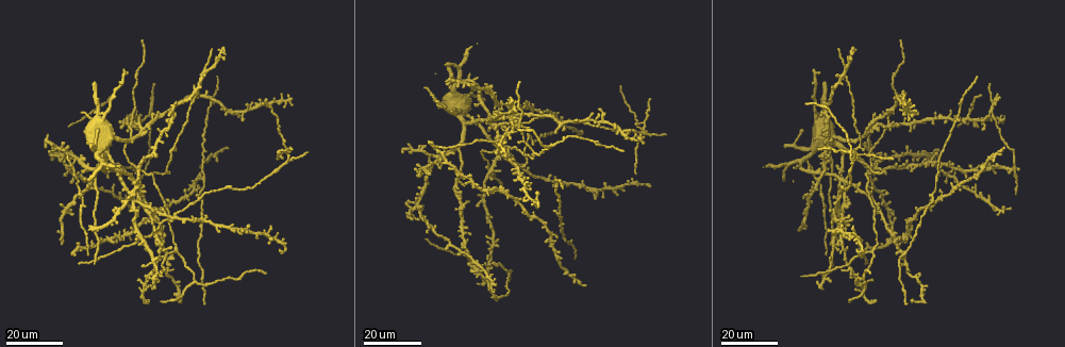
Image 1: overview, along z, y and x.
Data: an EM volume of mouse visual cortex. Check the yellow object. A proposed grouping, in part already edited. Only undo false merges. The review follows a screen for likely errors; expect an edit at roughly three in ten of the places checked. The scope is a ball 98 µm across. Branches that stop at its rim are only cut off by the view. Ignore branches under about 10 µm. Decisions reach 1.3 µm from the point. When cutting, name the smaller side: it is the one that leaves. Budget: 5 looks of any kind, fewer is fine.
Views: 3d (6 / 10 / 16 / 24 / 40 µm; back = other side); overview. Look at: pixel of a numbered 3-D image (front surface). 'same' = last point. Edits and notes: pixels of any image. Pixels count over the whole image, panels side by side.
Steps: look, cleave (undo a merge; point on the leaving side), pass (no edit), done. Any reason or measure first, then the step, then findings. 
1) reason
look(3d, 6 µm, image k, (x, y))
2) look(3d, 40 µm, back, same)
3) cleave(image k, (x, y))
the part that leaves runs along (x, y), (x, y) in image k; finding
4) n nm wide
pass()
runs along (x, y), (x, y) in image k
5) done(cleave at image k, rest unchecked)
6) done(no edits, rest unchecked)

four or more arms meet
look(3d, 24 µm, image 1, (941, 196))

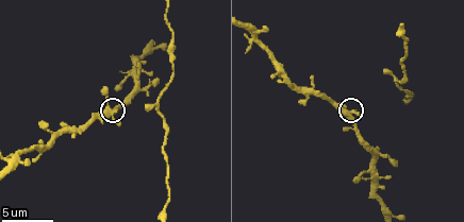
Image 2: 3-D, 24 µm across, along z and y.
zoom in
look(3d, 10 µm, image 2, (111, 112))

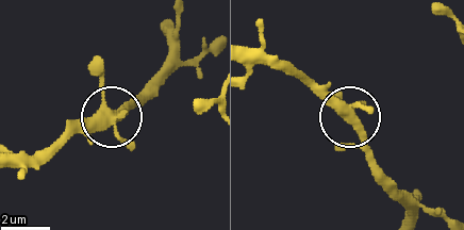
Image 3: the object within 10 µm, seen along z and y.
pass()
continuous, no second cell

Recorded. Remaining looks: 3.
four arms meet
look(3d, 24 µm, image 1, (153, 219))

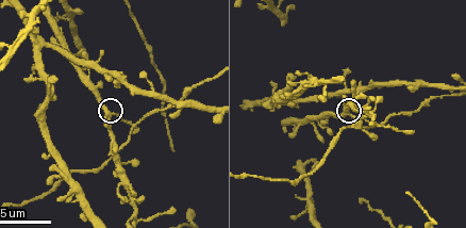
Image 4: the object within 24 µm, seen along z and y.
look(3d, 6 µm, image 4, (347, 112))

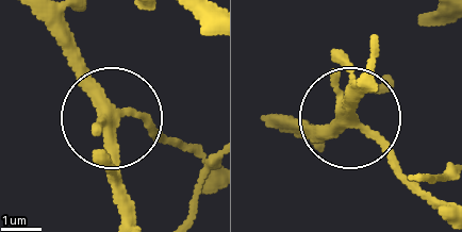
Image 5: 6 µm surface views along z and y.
pass()
runs along (42, 16), (113, 117), (116, 205) in image 5; one cell here

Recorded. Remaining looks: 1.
done(no edits, rest unchecked)

